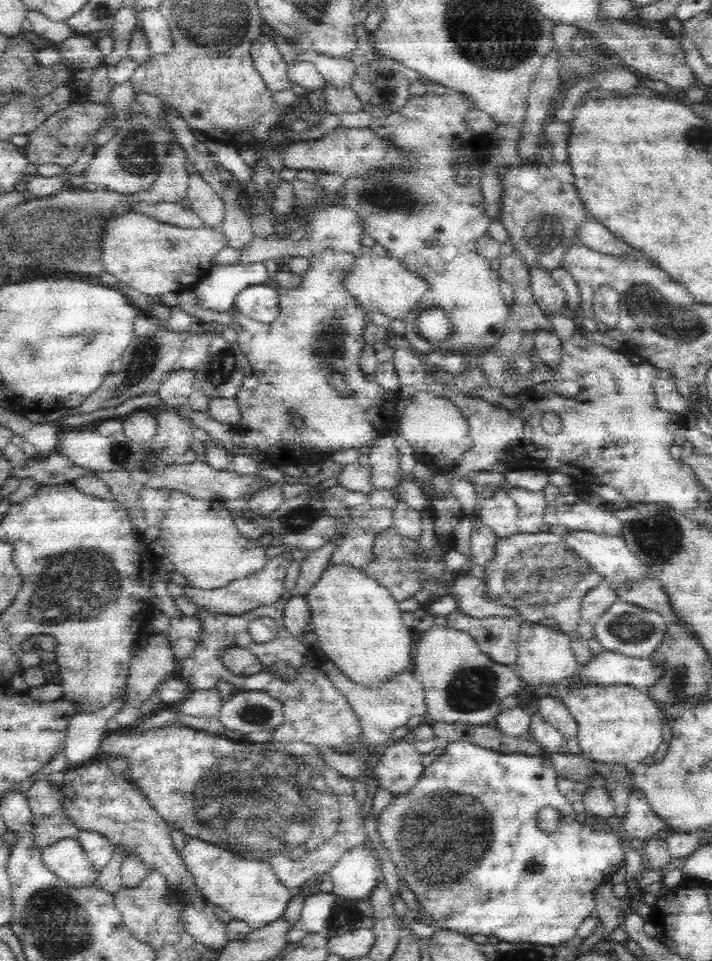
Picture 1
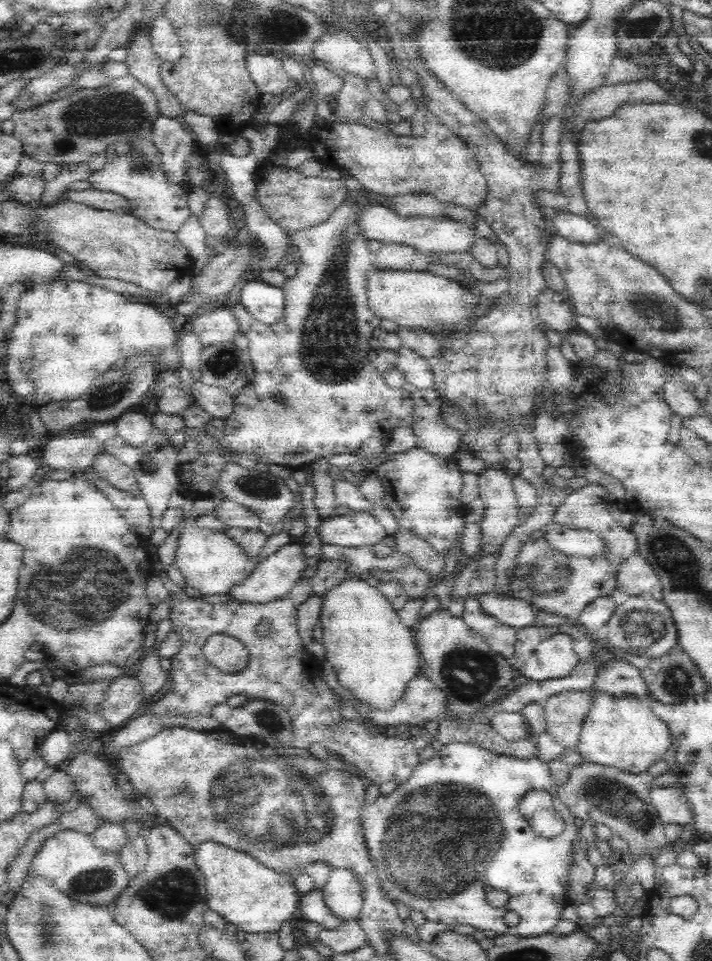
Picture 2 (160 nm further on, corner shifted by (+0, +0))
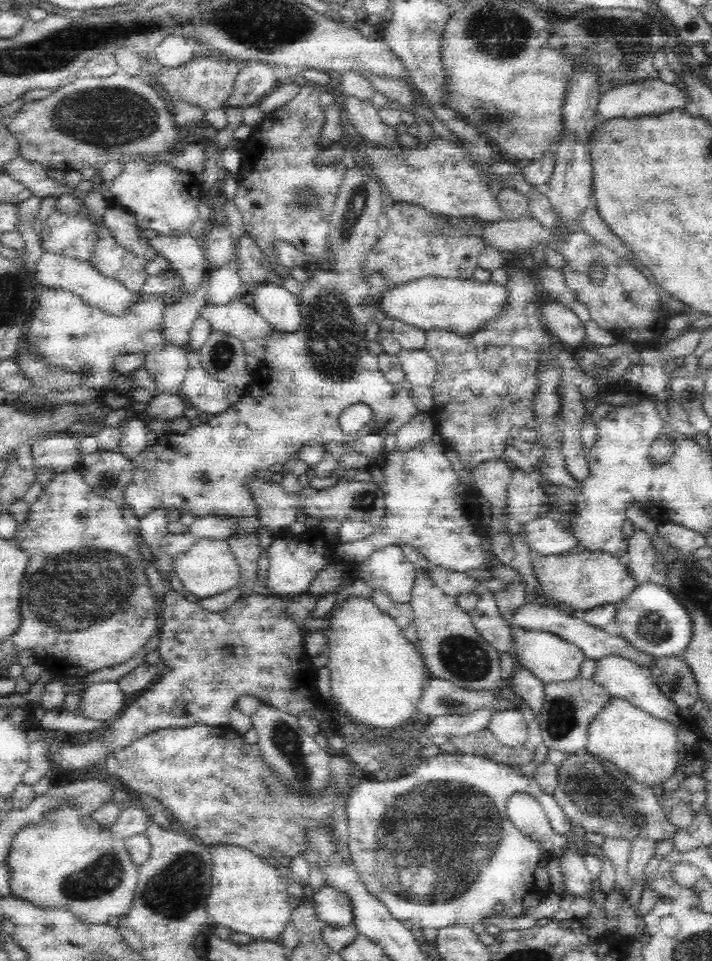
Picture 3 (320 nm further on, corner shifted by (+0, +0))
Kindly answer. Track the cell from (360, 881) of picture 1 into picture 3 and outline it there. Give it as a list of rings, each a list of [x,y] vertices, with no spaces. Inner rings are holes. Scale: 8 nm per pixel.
[[[324,885],[312,896],[316,916],[328,926],[342,928],[352,925],[352,905],[344,893]]]

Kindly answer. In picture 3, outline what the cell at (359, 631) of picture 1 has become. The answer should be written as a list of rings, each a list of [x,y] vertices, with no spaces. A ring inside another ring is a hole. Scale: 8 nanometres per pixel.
[[[354,596],[346,600],[344,606],[334,612],[331,621],[331,627],[326,631],[329,642],[327,666],[330,671],[331,700],[339,707],[340,714],[351,718],[351,722],[356,726],[373,732],[392,730],[419,718],[417,704],[429,676],[417,645],[410,643],[402,629],[390,616],[383,614],[371,599],[364,600]]]

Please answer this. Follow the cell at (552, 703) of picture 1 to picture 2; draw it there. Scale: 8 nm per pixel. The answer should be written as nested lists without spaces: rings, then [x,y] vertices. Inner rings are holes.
[[[562,690],[548,696],[543,703],[546,732],[564,747],[574,751],[580,742],[586,715],[594,702],[594,690]]]

